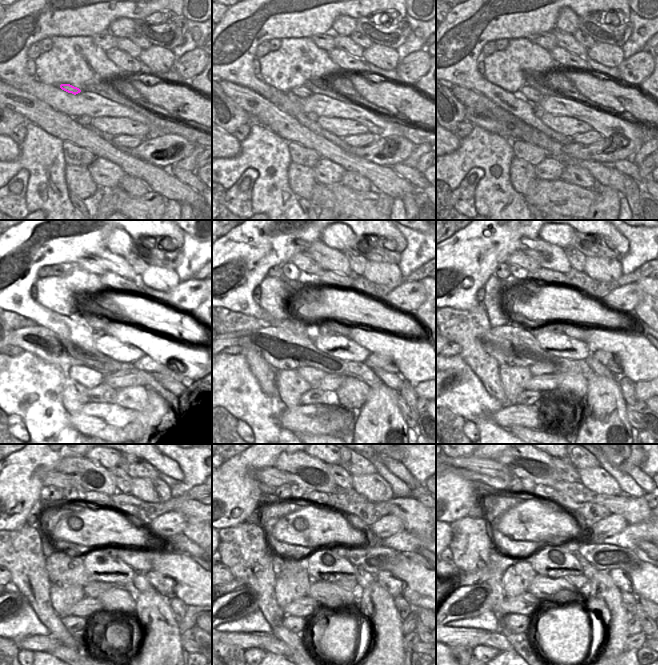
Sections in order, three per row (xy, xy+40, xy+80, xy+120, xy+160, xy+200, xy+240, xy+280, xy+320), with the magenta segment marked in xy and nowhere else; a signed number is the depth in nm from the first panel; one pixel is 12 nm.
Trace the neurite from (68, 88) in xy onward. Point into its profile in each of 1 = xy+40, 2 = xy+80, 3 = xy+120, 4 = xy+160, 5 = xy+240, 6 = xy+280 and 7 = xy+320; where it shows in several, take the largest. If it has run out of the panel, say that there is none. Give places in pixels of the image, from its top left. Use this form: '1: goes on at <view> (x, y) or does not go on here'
1: goes on at xy+40 (303, 91)
2: goes on at xy+80 (528, 92)
3: goes on at xy+120 (97, 324)
4: goes on at xy+160 (330, 328)
5: goes on at xy+240 (140, 559)
6: goes on at xy+280 (373, 558)
7: goes on at xy+320 (604, 557)

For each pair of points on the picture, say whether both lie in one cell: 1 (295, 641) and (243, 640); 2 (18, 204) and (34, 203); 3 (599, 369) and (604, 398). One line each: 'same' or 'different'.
1: same
2: different
3: different

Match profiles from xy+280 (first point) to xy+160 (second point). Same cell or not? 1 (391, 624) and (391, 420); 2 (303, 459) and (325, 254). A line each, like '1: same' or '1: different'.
1: same
2: same

